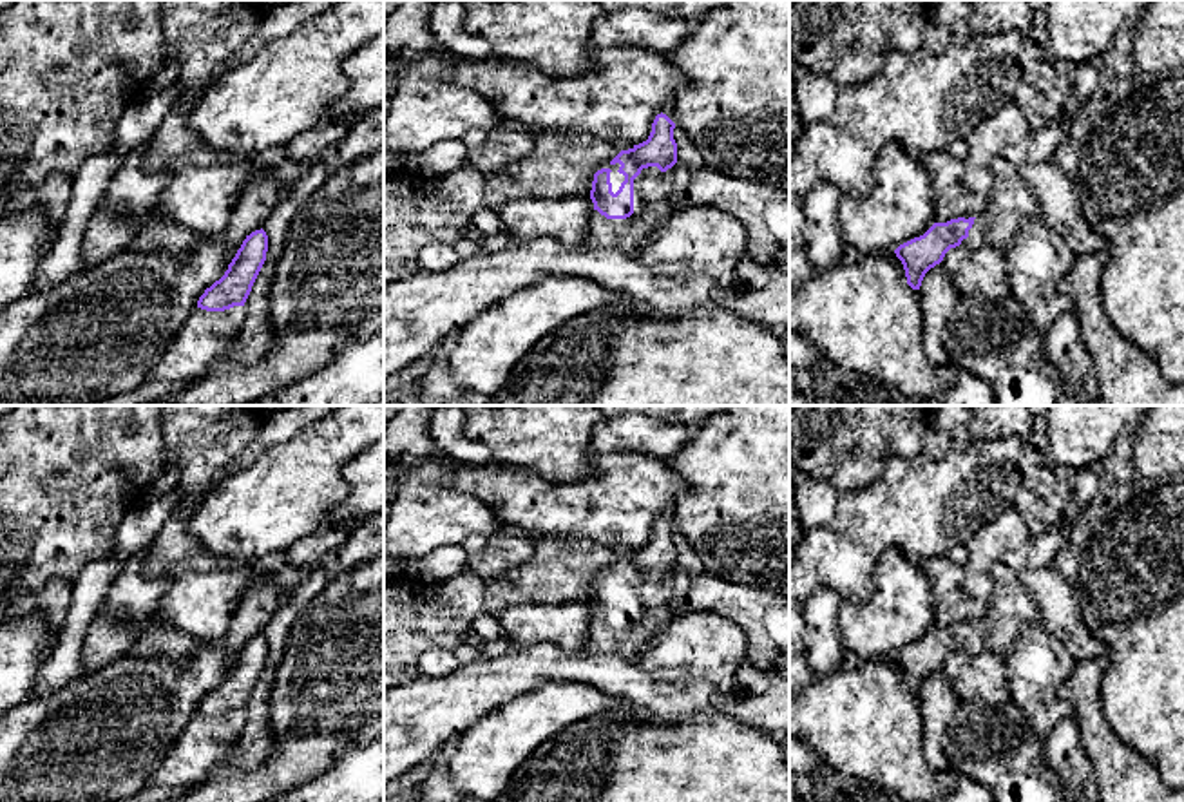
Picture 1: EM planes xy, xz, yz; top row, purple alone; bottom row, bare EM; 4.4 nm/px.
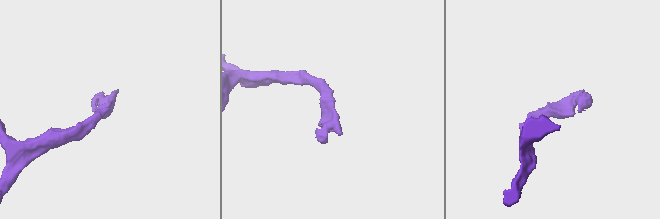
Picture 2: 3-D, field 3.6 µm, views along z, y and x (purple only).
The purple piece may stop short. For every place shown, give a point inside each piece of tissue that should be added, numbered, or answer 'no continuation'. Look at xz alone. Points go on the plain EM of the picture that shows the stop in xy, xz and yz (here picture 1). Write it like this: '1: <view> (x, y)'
1: xz (652, 614)

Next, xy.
no continuation

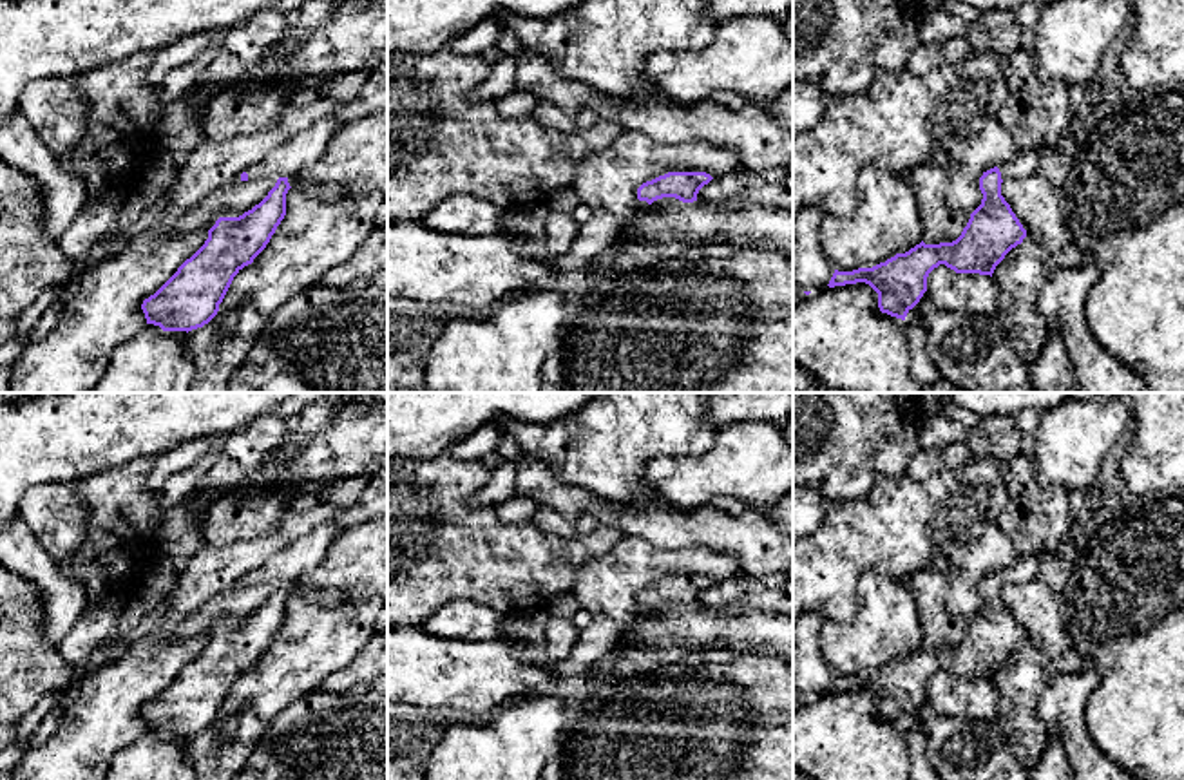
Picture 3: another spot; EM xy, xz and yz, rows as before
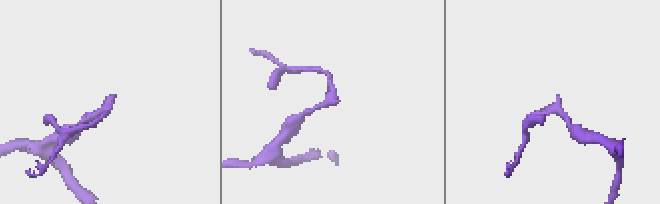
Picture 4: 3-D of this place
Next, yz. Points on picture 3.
1: yz (1025, 569)

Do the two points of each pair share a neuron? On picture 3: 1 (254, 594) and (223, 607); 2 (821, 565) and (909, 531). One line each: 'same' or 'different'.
1: same
2: same

